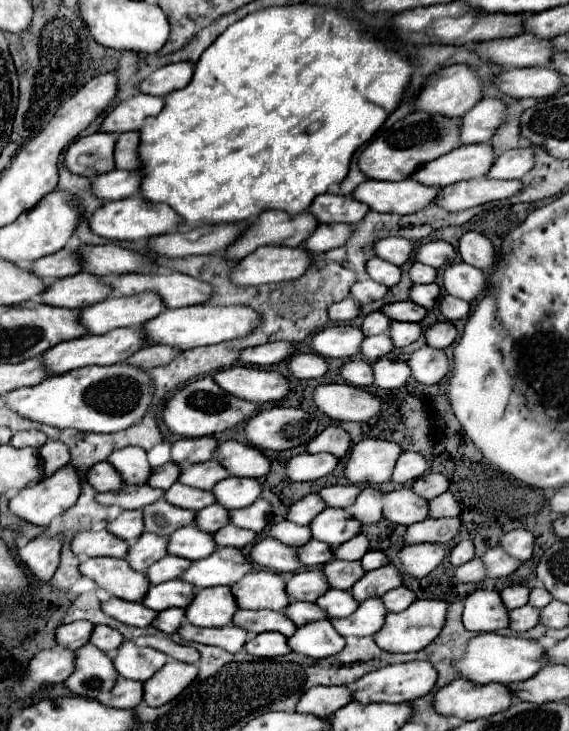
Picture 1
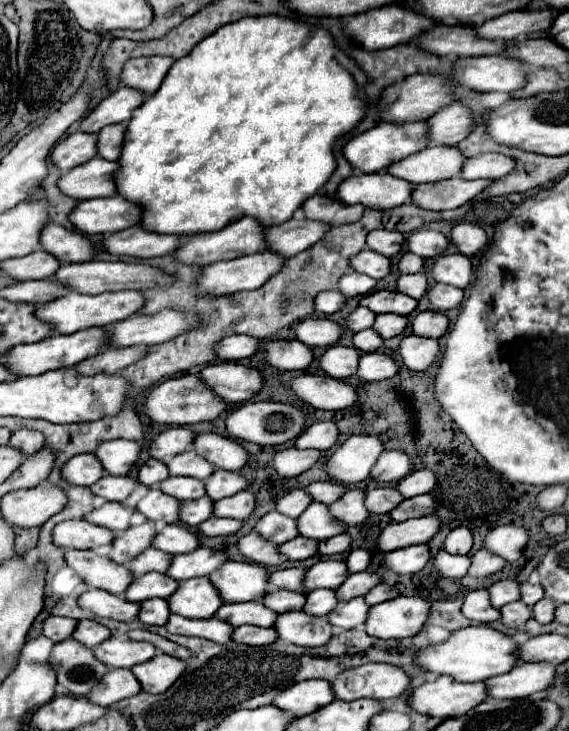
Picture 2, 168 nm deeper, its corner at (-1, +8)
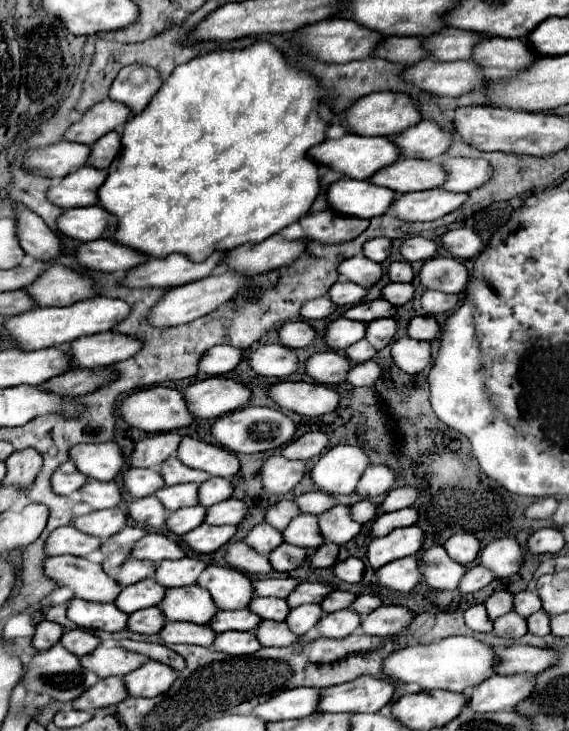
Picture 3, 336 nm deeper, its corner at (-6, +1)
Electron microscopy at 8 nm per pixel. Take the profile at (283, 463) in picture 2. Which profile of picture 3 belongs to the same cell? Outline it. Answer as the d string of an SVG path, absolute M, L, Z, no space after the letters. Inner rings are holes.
M272 455L262 465L262 485L266 491L282 495L294 489L306 473L306 461L290 461L282 455Z

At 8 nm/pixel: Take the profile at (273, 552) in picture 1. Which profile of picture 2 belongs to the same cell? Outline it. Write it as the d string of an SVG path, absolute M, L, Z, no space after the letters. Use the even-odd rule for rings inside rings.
M249 532L239 540L239 552L253 564L261 566L281 566L285 562L283 556L277 552L277 544L267 542L257 532Z

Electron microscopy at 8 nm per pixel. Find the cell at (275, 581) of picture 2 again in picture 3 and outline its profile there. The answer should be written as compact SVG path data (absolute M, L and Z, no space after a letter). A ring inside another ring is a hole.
M282 577L282 579L260 579L254 583L254 591L260 597L288 597L294 589L298 587L298 581L292 577Z

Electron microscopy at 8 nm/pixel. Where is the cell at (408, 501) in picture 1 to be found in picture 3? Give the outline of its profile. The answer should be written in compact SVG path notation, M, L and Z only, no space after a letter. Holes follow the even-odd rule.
M364 499L364 501L356 503L356 505L352 505L352 519L354 519L354 521L360 521L360 523L374 521L380 513L382 513L382 507L370 503L368 499Z

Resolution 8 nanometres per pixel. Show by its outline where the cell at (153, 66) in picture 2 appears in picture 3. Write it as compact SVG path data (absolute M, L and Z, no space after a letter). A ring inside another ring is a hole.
M128 65L124 67L110 89L110 99L116 99L132 109L132 113L140 113L152 97L162 87L162 77L156 69L144 65Z

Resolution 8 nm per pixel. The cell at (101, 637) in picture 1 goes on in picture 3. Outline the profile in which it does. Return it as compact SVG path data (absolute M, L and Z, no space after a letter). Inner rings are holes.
M72 629L72 631L66 631L64 637L62 637L62 645L72 651L74 655L78 657L84 657L88 653L92 653L92 649L96 649L100 645L100 639L96 633L88 631L88 629Z

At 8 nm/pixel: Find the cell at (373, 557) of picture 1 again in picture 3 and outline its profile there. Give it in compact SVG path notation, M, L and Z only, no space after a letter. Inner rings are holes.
M348 557L346 561L340 561L332 567L334 575L346 583L358 583L364 575L364 563L356 557Z

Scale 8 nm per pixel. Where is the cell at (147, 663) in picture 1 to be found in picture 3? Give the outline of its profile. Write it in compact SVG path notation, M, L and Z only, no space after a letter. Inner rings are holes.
M98 647L94 653L84 655L80 659L80 663L84 667L88 667L90 671L94 671L98 677L124 677L130 671L142 667L146 663L148 657L144 657L142 653L134 653L122 647Z

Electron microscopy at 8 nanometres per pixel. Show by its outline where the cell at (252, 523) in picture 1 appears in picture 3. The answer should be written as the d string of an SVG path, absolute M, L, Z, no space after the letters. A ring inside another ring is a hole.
M228 499L208 509L204 523L208 525L238 525L246 517L246 505L240 499Z

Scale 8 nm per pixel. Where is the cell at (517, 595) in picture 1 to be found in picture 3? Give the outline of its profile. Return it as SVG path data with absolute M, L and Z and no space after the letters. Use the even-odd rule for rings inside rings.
M496 591L496 593L492 593L484 601L484 605L488 609L488 617L494 621L494 619L502 617L504 613L512 611L512 607L514 607L514 595L510 591Z

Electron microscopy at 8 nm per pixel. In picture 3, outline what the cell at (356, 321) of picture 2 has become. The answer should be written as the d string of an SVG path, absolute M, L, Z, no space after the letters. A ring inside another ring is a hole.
M340 317L328 325L324 339L332 349L346 349L356 341L364 339L366 329L368 325L362 321L350 321L346 317Z

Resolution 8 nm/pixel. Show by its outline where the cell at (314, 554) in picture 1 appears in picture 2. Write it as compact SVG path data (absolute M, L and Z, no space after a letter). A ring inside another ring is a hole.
M297 536L293 540L287 540L285 544L279 544L277 546L279 554L285 556L287 560L305 560L313 554L317 554L317 542L311 540L311 538L303 538L303 536Z

